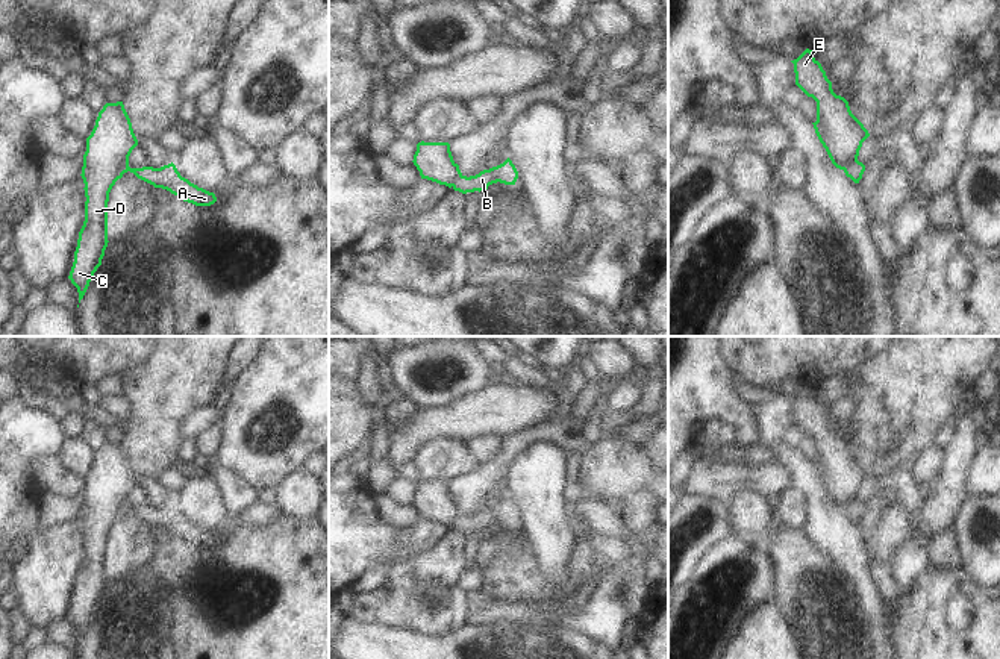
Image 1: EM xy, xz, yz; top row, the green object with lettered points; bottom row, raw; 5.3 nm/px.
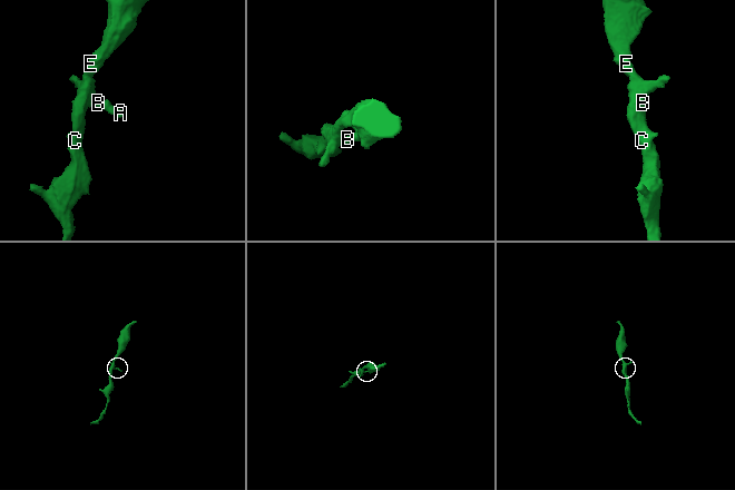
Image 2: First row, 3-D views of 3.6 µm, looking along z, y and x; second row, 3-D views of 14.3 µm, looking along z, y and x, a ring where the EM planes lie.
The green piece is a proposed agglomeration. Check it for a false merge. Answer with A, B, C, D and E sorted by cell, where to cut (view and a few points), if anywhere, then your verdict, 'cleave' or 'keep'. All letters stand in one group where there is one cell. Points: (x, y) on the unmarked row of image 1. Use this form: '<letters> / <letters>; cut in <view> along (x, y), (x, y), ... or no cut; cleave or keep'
A B / C D E; cut in yz along (856, 499), (850, 505), (847, 515); cleave

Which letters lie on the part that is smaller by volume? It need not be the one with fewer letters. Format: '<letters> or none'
A, B

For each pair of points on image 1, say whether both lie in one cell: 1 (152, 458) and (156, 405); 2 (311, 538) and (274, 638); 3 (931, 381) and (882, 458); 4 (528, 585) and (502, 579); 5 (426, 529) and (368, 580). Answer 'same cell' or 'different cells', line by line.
1: same cell
2: same cell
3: same cell
4: same cell
5: different cells

